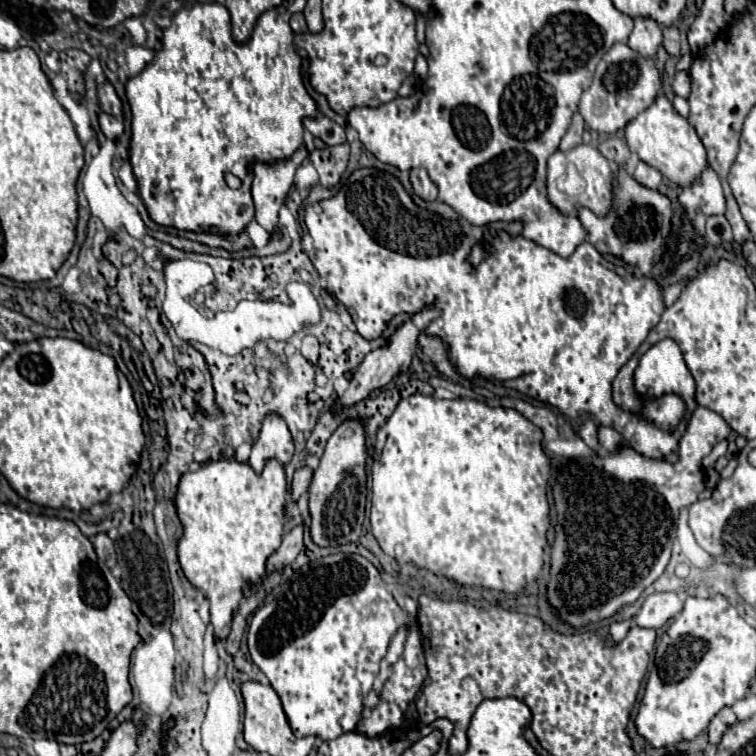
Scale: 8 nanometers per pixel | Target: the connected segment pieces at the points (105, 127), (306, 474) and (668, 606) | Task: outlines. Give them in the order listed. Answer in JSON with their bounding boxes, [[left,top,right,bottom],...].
[[97,111,123,139],[289,467,313,503],[635,593,683,629]]

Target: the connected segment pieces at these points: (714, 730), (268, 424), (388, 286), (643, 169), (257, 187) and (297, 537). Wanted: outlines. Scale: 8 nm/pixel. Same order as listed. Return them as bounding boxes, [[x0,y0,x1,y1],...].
[[709,707,737,745],[249,413,293,473],[305,169,697,459],[633,161,661,189],[253,149,307,233],[267,525,303,575]]

